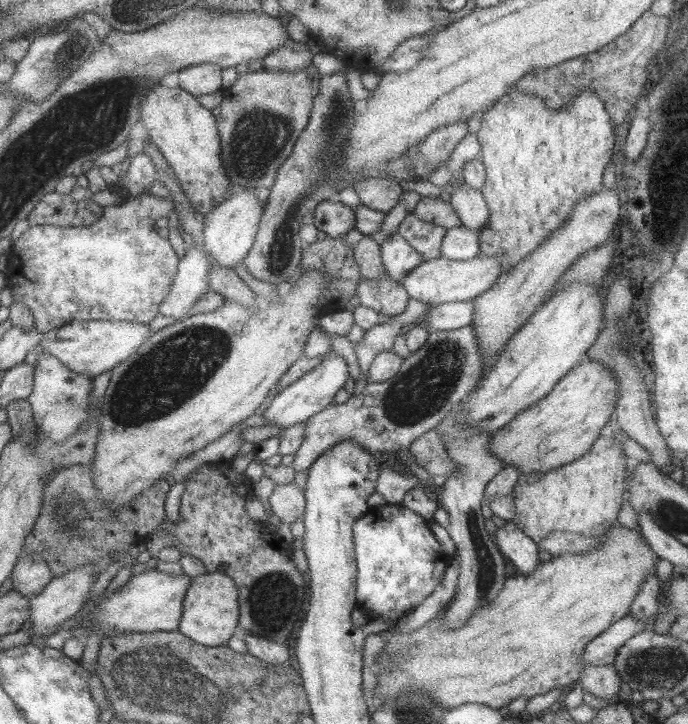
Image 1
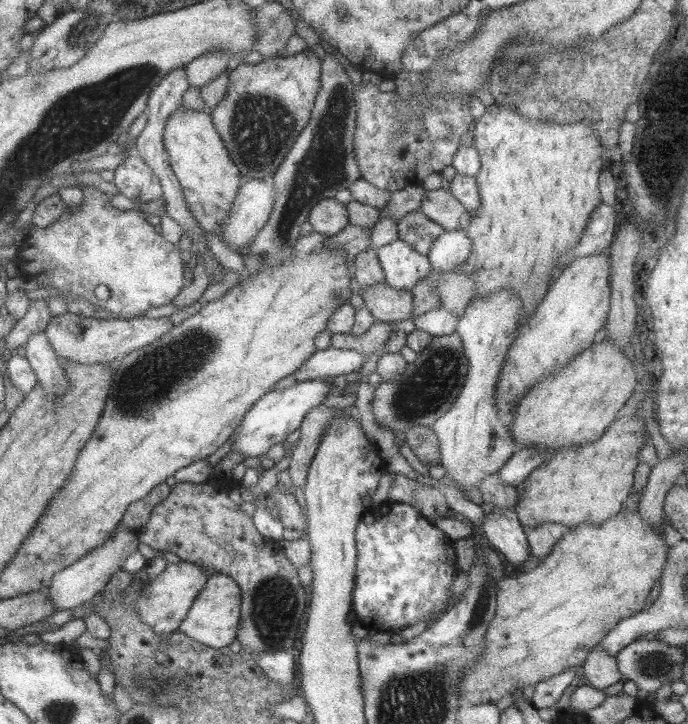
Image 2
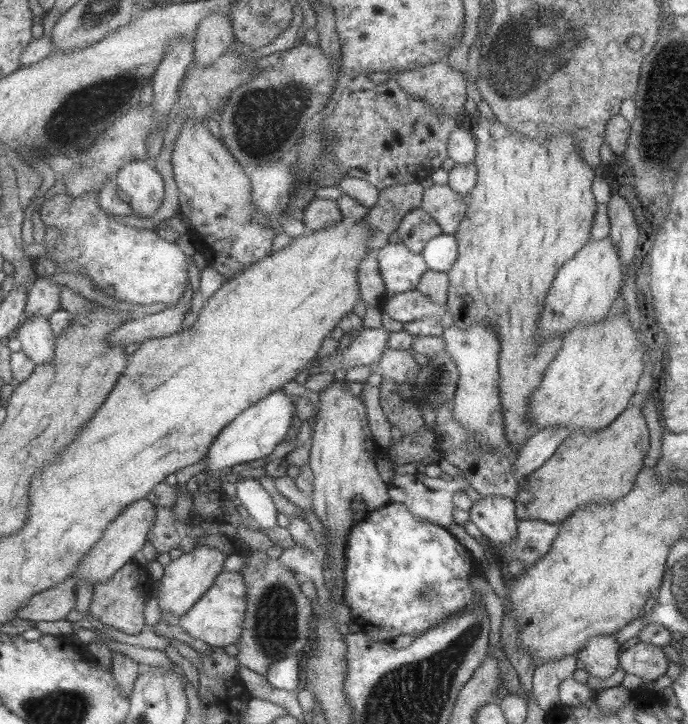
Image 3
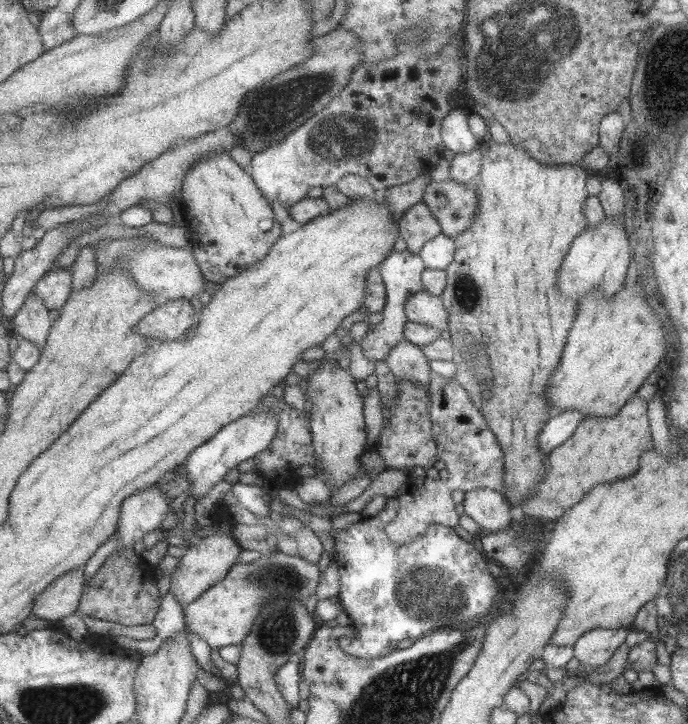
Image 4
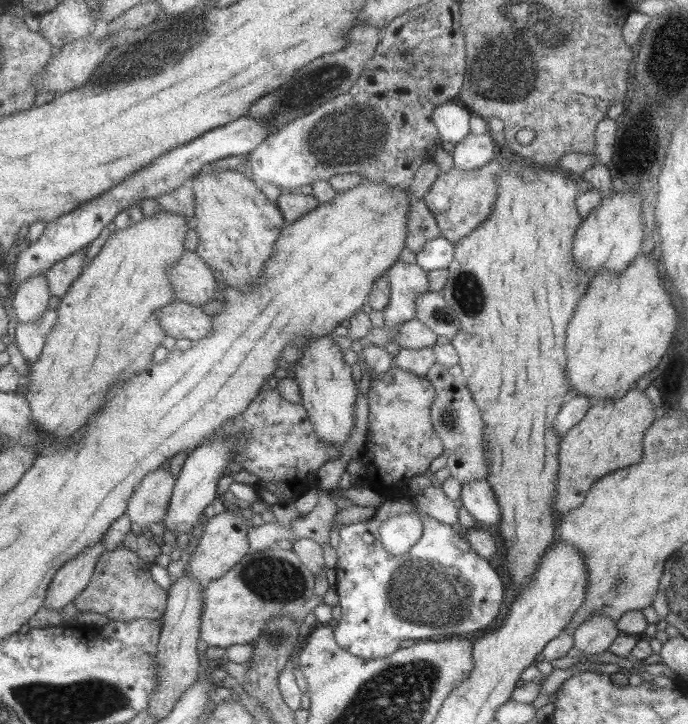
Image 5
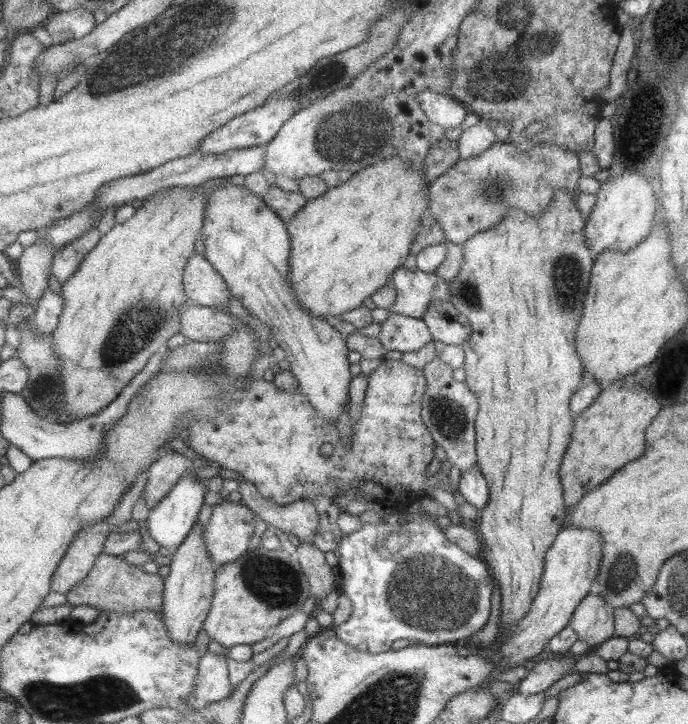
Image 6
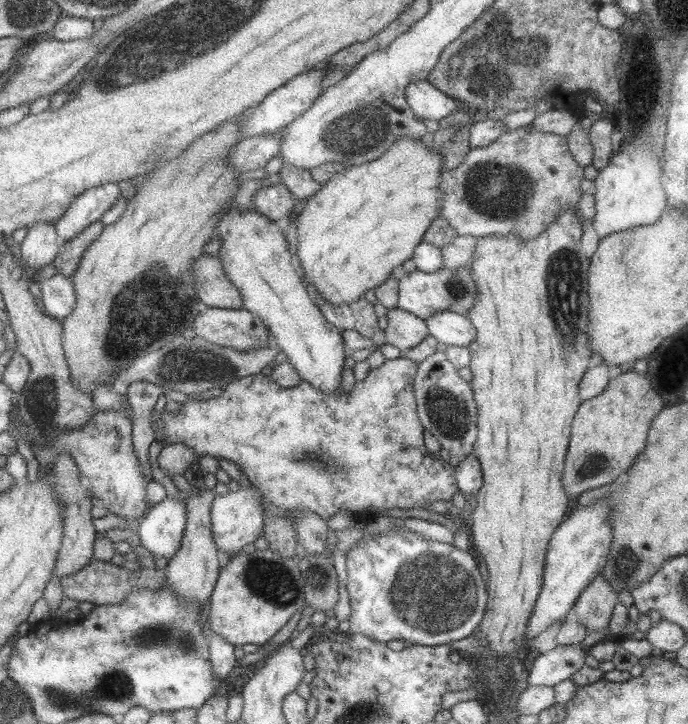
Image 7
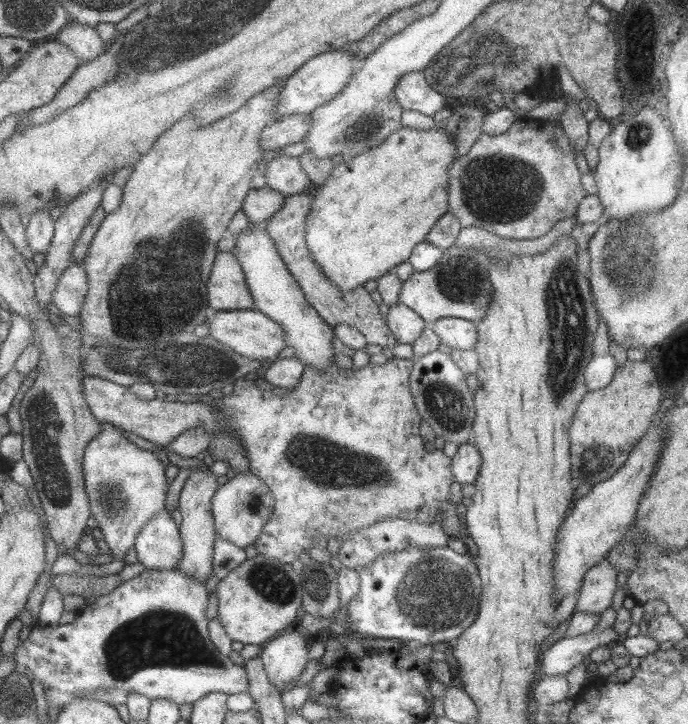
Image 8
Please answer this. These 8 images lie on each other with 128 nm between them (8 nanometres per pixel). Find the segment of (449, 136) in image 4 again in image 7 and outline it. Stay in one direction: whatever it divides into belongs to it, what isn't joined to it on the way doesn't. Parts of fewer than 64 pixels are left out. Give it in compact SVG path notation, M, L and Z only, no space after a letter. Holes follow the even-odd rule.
M417 80L405 86L405 100L411 111L425 120L438 121L457 110L454 98L443 94L426 80Z

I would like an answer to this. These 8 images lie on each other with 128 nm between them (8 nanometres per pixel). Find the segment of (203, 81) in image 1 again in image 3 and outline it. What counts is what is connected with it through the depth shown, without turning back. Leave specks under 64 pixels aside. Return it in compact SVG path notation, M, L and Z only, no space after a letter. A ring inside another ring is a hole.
M211 12L199 21L195 40L192 42L193 59L199 66L209 66L211 60L223 56L227 48L237 40L230 28L230 20L221 12Z

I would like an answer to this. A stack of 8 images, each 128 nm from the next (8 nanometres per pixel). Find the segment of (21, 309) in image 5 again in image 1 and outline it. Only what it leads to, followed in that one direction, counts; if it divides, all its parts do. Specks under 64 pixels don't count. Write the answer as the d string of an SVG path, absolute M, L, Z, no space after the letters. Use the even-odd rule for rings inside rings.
M39 348L35 349L38 358L33 367L35 369L33 391L26 400L29 401L32 419L41 430L41 434L53 444L63 444L89 418L89 392L91 392L92 378L68 370L53 356L44 354Z

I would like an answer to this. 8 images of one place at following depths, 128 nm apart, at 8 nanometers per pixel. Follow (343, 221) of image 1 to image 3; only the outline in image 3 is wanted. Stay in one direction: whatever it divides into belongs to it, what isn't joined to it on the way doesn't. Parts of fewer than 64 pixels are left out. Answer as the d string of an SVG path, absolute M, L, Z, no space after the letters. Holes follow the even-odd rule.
M315 198L303 208L301 222L310 232L341 224L343 216L334 200Z

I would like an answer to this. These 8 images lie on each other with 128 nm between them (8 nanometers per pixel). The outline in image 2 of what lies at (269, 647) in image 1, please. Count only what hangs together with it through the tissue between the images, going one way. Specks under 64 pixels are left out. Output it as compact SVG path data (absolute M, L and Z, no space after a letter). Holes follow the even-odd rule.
M293 648L282 651L265 651L253 656L257 667L280 685L289 685L297 673L297 653Z

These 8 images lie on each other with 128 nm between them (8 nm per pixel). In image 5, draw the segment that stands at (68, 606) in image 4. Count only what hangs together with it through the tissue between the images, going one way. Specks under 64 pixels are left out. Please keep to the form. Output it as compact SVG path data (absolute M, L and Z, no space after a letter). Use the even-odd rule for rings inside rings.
M101 541L89 544L83 552L63 563L49 583L43 607L47 610L60 610L65 604L72 602L89 584L95 563L104 550Z

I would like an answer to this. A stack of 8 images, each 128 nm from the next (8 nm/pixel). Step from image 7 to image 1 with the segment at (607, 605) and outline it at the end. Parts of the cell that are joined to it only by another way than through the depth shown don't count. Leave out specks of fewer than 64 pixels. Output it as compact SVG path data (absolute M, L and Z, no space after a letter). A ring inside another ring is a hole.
M587 664L581 669L578 680L583 691L602 700L617 695L622 681L613 664Z

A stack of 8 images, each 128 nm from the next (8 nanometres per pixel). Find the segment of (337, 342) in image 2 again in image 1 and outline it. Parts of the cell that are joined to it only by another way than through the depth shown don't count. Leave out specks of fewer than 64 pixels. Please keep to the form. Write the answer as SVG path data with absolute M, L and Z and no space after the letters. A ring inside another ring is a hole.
M409 297L403 312L393 316L389 322L383 322L383 324L377 324L365 330L361 340L353 342L358 368L366 380L369 380L369 364L376 358L376 355L379 352L392 351L393 341L399 335L400 328L403 328L403 325L413 325L417 322L419 316L429 306L430 304Z

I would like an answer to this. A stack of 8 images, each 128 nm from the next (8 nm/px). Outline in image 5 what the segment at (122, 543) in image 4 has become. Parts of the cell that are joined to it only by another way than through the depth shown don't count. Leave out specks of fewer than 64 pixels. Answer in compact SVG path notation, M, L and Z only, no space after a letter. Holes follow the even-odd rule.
M162 467L147 472L126 503L131 522L146 529L148 524L159 522L165 516L174 487L175 476Z

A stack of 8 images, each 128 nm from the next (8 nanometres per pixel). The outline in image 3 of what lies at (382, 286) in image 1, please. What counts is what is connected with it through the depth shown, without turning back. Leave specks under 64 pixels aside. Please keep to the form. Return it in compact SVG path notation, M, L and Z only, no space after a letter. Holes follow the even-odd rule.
M415 290L401 292L396 296L385 296L381 303L381 312L401 323L433 317L441 320L446 315L446 309L439 304L431 303L423 294Z

